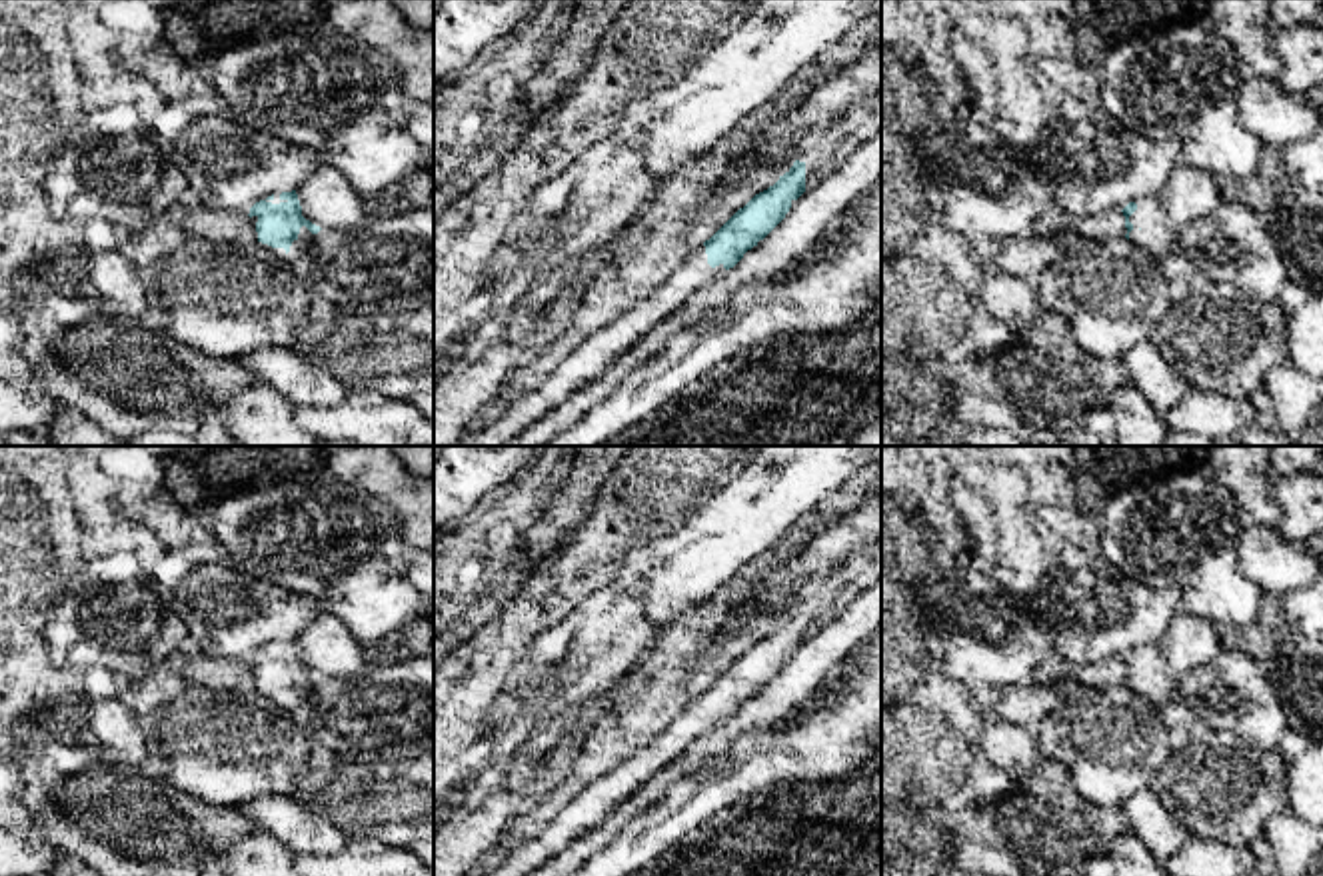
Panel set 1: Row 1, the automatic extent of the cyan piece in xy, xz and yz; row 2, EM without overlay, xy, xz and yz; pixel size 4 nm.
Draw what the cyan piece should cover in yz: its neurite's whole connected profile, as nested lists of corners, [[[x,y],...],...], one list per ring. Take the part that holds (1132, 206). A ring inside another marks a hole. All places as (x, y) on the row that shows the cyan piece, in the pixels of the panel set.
[[[1155,196],[1129,202],[1123,210],[1125,238],[1165,262],[1169,270],[1187,272],[1191,258],[1179,248],[1179,226]]]

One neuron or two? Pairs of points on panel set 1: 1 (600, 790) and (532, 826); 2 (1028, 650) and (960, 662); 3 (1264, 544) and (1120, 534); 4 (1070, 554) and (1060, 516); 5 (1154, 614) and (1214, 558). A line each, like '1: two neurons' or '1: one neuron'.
1: two neurons
2: one neuron
3: two neurons
4: two neurons
5: two neurons

